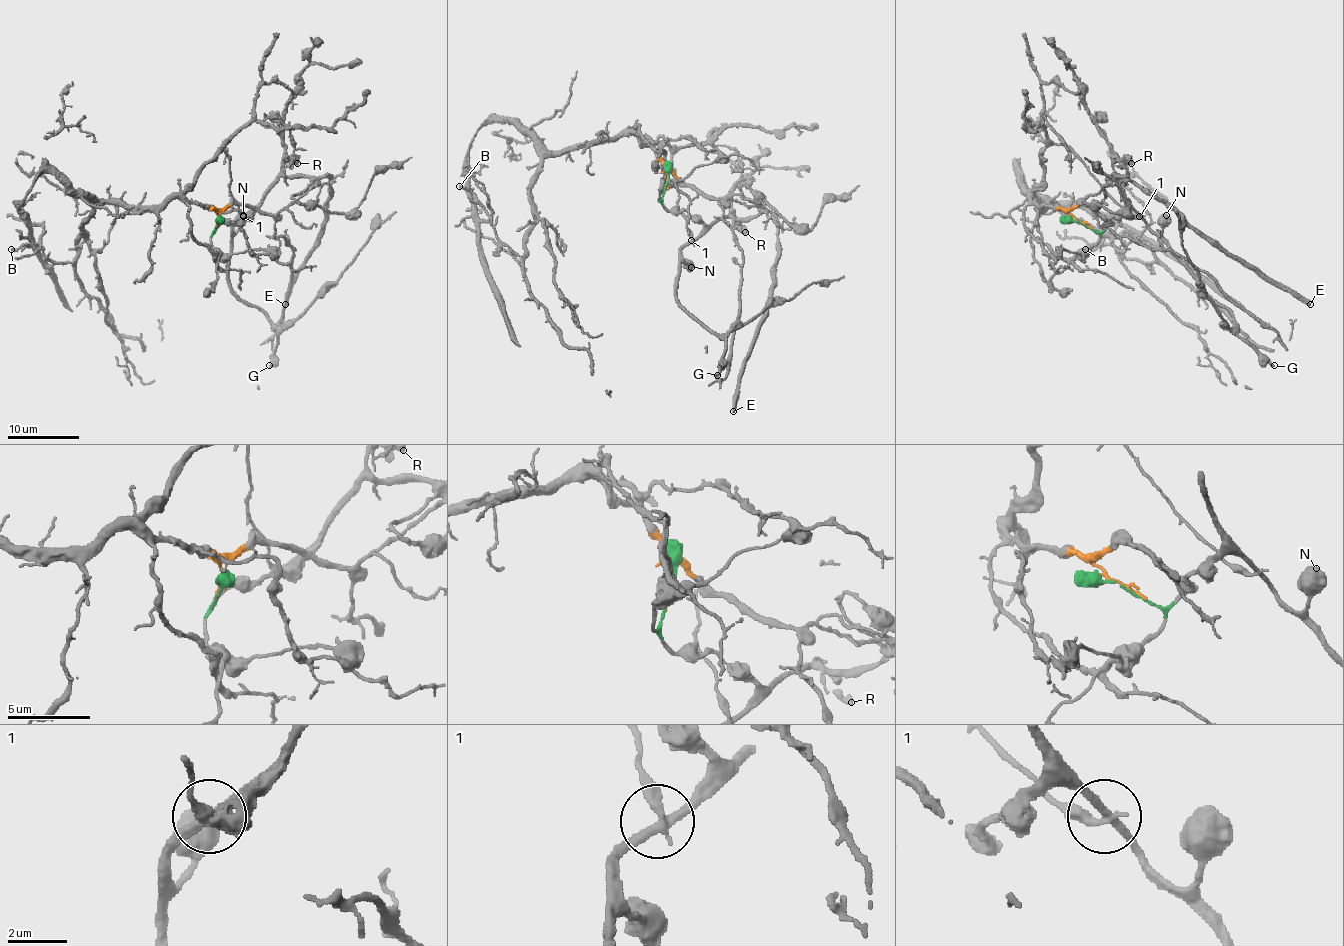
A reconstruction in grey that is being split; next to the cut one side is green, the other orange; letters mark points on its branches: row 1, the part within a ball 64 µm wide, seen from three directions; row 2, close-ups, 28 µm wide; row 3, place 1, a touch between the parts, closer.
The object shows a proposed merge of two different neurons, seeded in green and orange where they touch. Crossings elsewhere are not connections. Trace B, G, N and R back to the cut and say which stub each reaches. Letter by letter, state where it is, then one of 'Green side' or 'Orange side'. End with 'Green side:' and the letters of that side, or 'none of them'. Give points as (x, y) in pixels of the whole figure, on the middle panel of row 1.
B: Place: (459, 186). Orange side
G: Place: (717, 375). Green side
N: Place: (691, 267). Green side
R: Place: (745, 232). Green side
Green side: G, N, R

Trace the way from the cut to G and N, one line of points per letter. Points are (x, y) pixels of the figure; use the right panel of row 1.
G: (1079, 222), (1099, 232), (1114, 216), (1130, 207), (1198, 285), (1233, 315), (1238, 333), (1274, 366)
N: (1079, 222), (1099, 232), (1124, 207), (1130, 207), (1157, 234), (1162, 229), (1166, 214)

